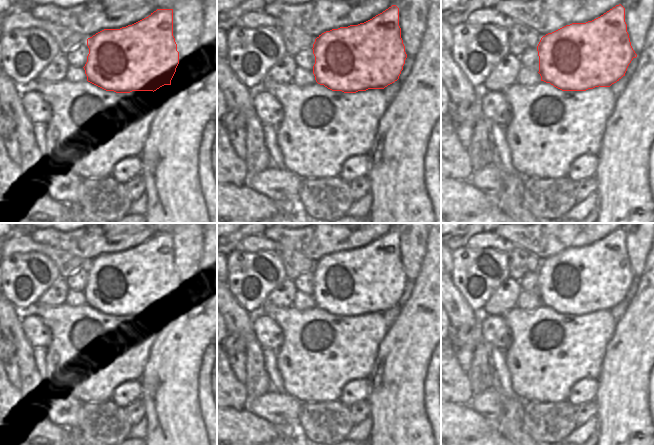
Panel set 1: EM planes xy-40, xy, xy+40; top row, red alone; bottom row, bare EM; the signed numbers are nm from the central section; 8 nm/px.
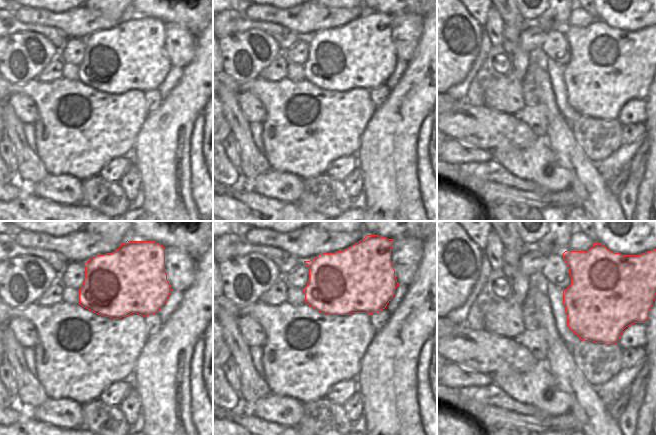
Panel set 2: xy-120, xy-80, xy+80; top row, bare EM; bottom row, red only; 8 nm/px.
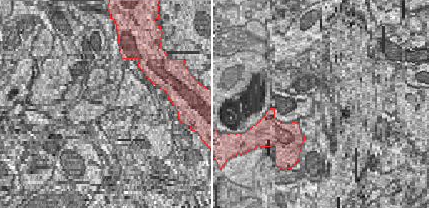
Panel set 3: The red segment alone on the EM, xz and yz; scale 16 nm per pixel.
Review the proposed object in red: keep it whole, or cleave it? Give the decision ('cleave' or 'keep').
cleave

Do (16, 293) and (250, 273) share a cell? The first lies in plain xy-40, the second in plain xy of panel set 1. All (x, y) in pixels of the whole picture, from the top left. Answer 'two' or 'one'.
two

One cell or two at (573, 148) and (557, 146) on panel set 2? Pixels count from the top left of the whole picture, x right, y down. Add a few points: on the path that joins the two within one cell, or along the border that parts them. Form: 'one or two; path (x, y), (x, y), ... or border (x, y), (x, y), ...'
two; border (569, 127), (563, 138), (567, 153), (555, 153)

